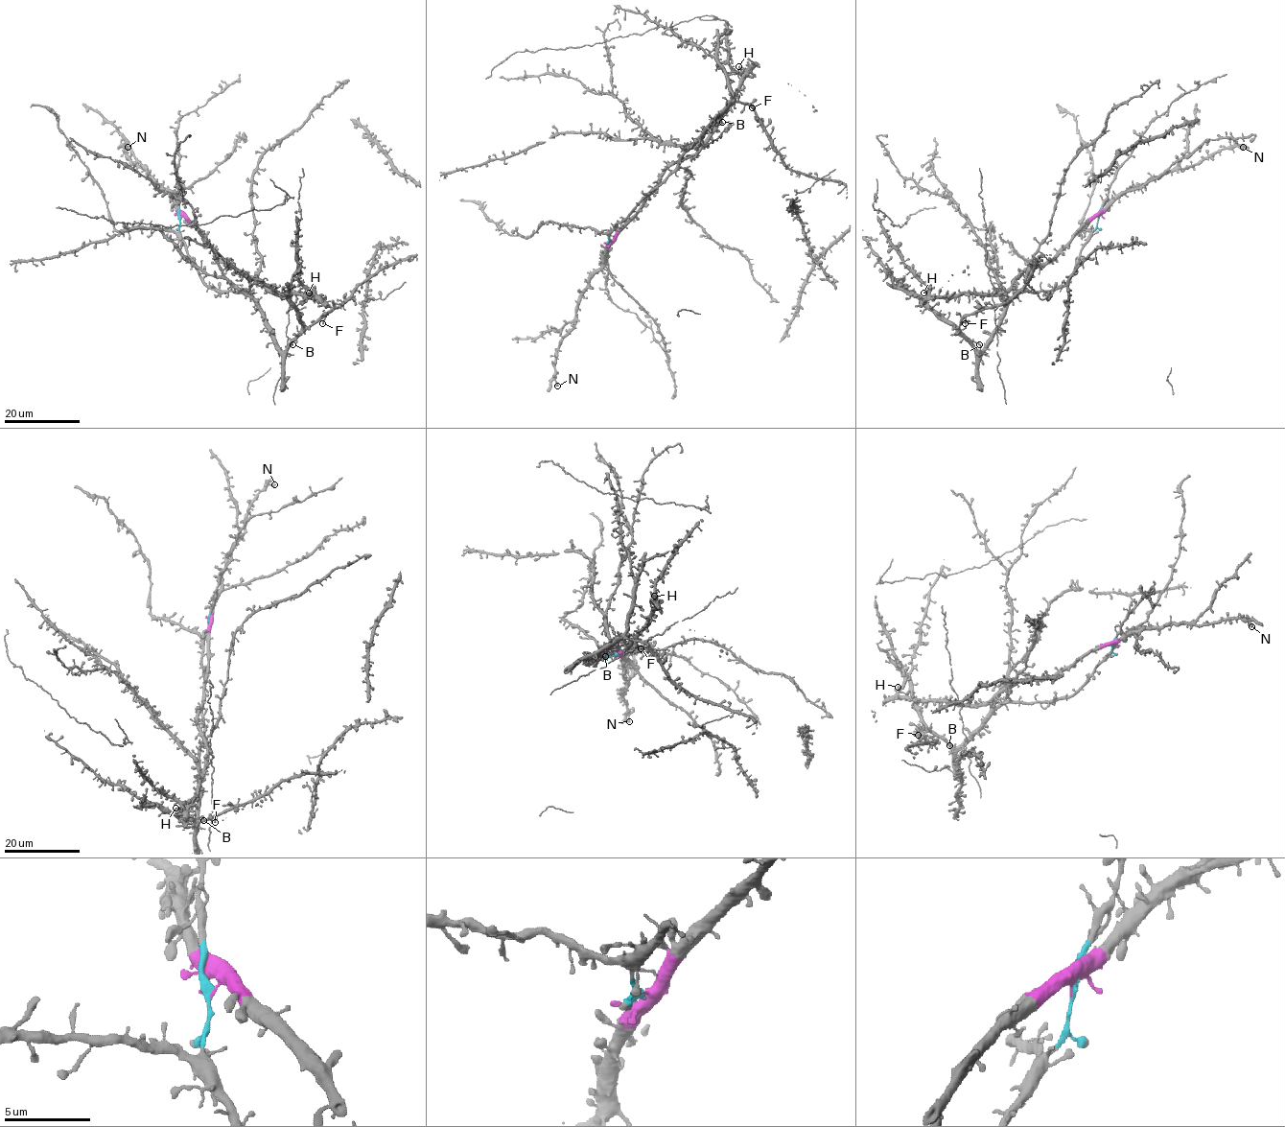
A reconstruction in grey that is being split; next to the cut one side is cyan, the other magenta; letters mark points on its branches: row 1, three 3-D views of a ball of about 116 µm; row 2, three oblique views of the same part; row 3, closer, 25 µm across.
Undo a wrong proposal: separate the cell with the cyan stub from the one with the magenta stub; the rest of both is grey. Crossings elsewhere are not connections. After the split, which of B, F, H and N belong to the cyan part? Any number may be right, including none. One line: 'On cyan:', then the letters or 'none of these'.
On cyan: B, F

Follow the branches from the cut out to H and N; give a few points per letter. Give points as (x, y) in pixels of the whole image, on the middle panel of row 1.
H: (610, 240), (637, 211), (659, 177), (672, 164), (691, 155), (700, 146), (732, 101), (744, 74), (738, 66)
N: (610, 240), (604, 263), (582, 295), (574, 327), (561, 341), (557, 351), (554, 365), (557, 386)

